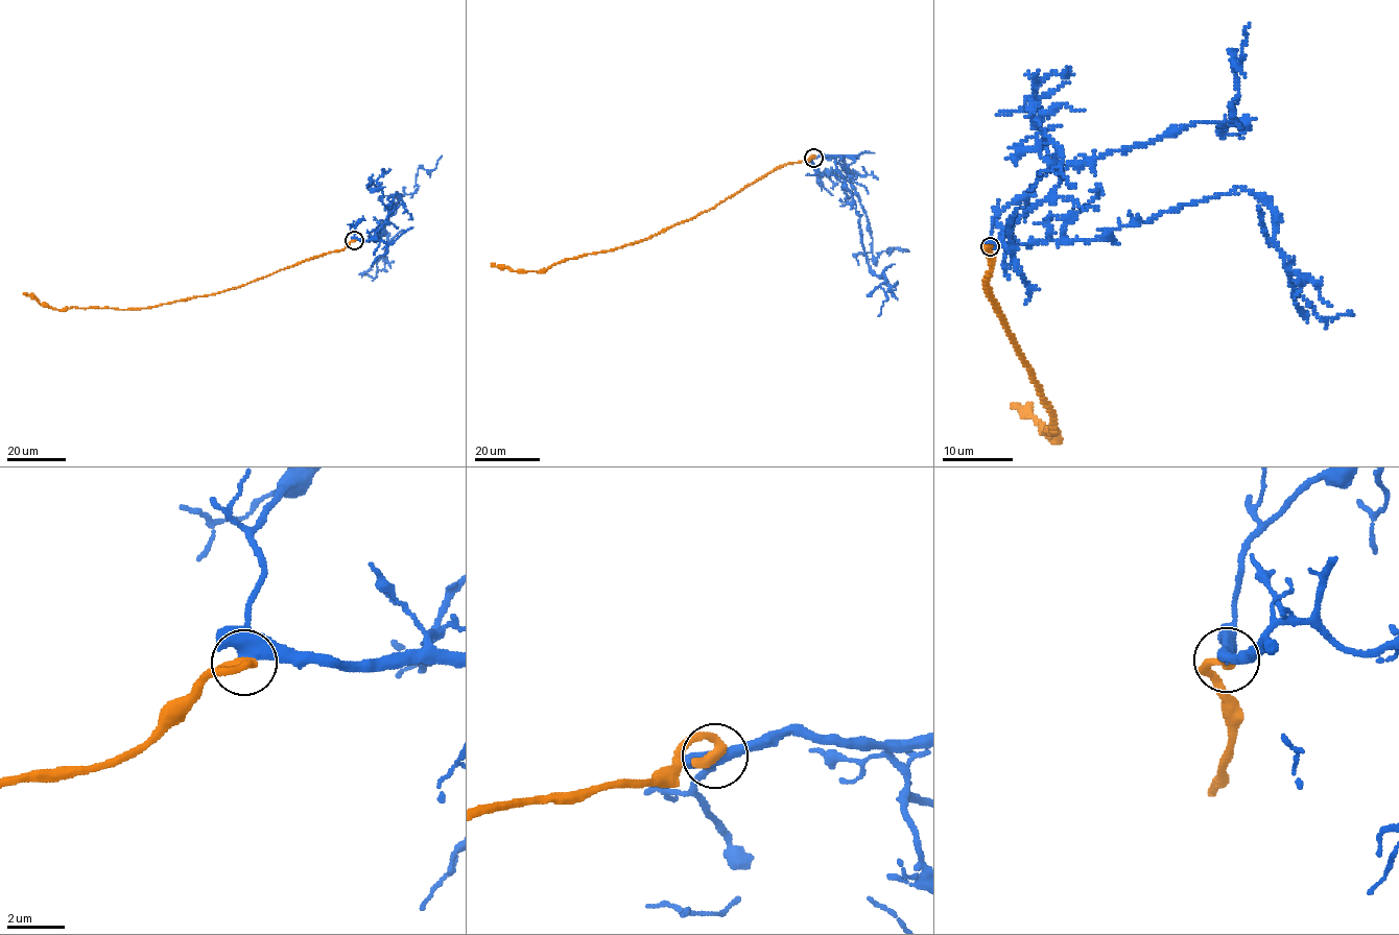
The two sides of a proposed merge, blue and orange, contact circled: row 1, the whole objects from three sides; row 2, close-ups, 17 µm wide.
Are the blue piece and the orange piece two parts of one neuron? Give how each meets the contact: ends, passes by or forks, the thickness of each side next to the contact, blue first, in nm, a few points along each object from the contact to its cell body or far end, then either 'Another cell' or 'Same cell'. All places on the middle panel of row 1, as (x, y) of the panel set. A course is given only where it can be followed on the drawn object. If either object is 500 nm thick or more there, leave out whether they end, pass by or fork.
At the ring blue forks. At the ring orange ends. Thickness 380 nm (blue) against 460 nm. Course of blue: (813, 158), (831, 156), (852, 194), (867, 263), (886, 280), (881, 285), (887, 298), (878, 315). Course of orange: (813, 158), (777, 167), (712, 208), (635, 242), (565, 259), (537, 271), (512, 271), (491, 264). Another cell

